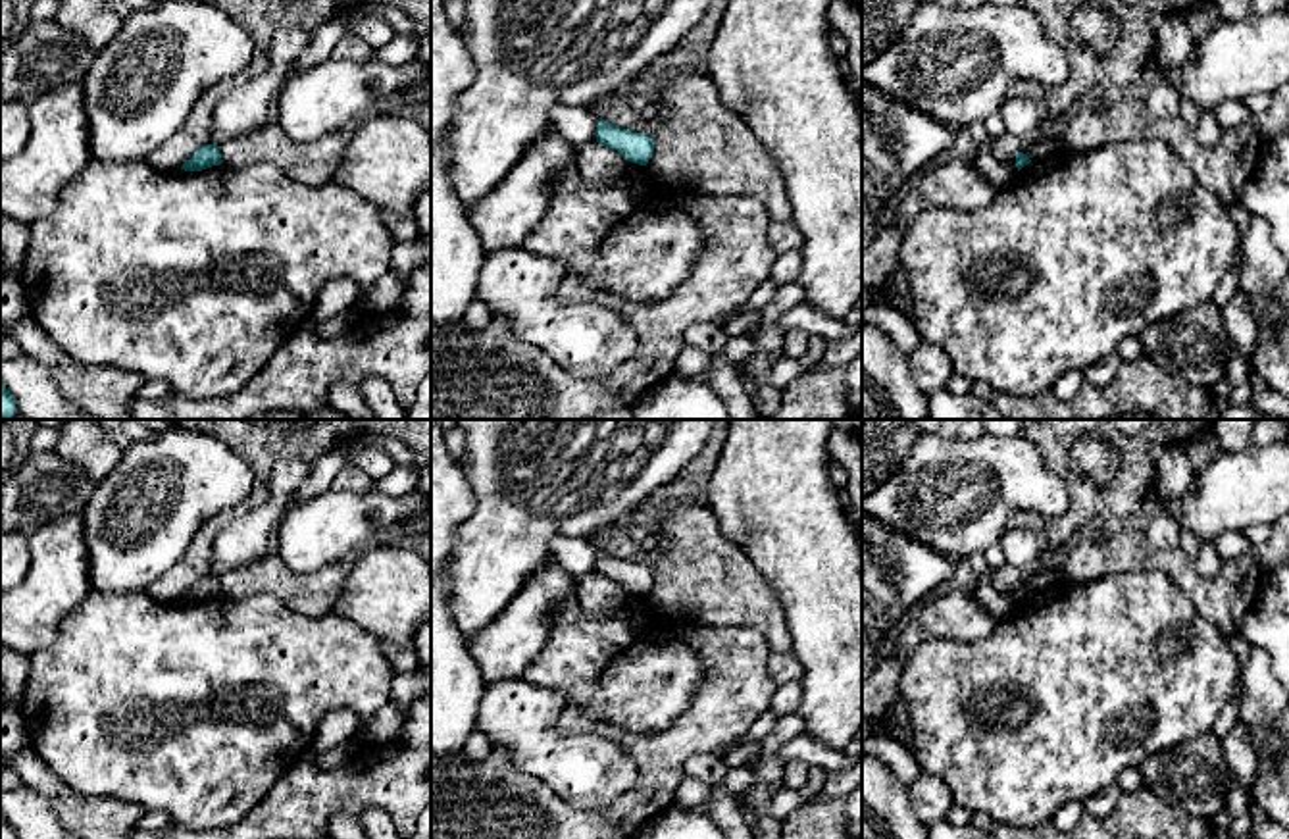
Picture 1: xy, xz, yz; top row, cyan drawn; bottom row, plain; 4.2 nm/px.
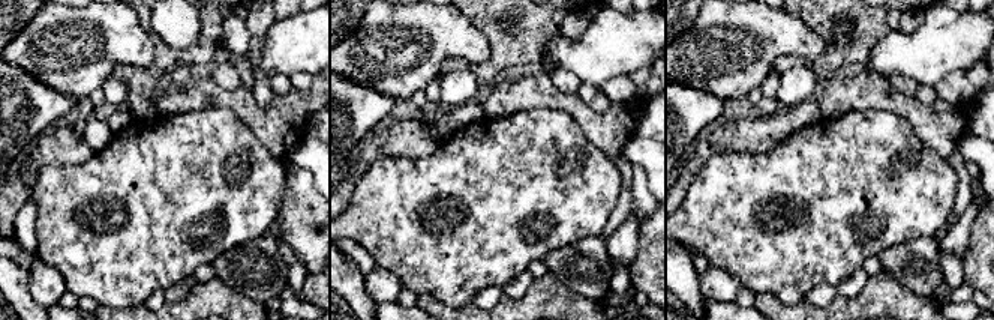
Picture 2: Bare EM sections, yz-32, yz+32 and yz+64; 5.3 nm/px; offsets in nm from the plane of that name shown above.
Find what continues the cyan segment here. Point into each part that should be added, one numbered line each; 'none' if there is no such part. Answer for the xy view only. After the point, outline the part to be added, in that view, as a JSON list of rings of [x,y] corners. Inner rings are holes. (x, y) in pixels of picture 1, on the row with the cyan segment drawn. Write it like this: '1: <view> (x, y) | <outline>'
none

